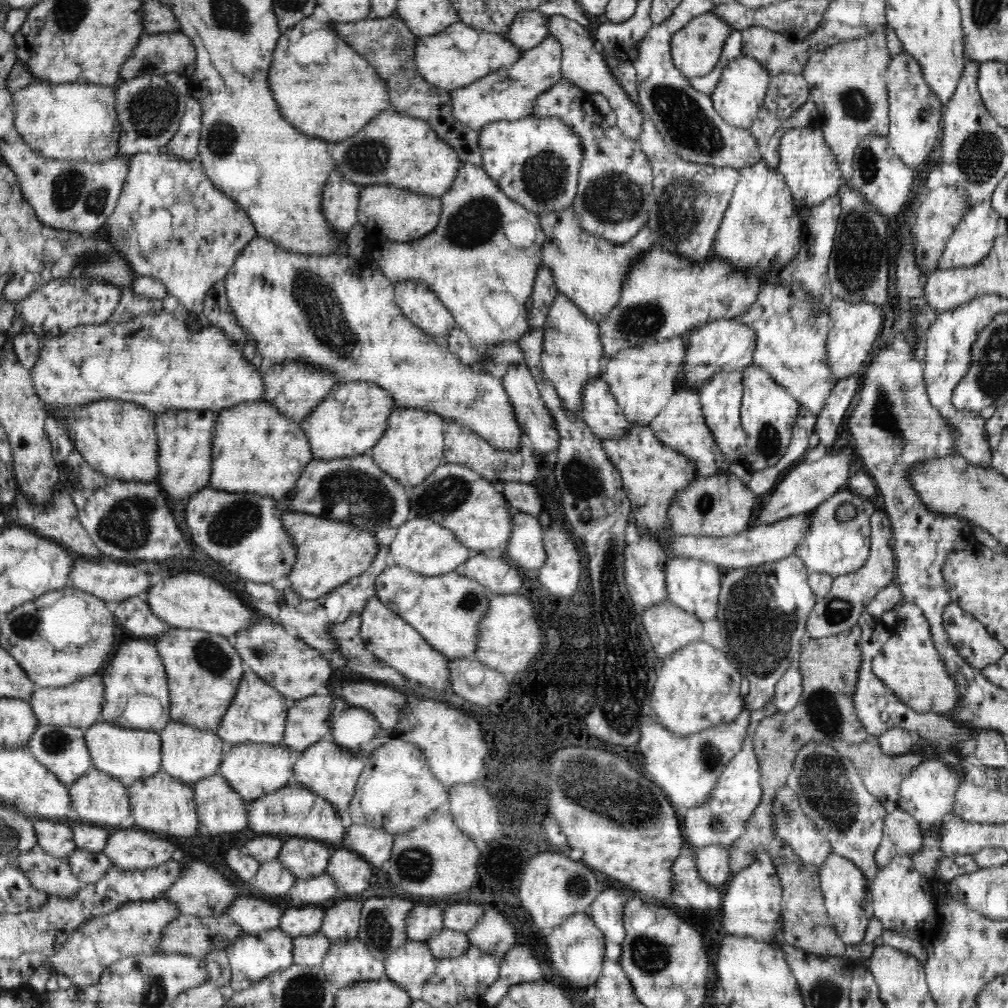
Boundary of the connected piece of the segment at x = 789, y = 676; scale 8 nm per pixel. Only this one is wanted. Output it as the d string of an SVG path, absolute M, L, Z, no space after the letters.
M796 660L796 663L790 666L782 674L782 678L776 682L774 696L772 696L771 700L780 712L785 713L792 710L798 704L802 693L802 675Z

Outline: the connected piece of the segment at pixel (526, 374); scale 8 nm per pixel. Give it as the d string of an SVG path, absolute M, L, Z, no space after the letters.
M524 363L512 364L501 380L509 396L510 404L513 406L517 423L524 428L535 452L542 455L556 452L560 446L560 433L556 430L552 415L542 400L535 377L532 376L527 366Z

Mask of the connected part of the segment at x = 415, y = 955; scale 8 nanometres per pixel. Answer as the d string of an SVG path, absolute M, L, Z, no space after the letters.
M406 941L383 962L385 977L406 990L412 999L422 999L424 983L436 971L436 958L425 941Z

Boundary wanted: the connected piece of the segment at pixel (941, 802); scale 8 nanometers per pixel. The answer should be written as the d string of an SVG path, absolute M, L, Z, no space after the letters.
M928 759L916 764L901 783L898 808L908 812L920 825L932 826L949 818L955 808L956 792L961 782L960 770L942 759Z

